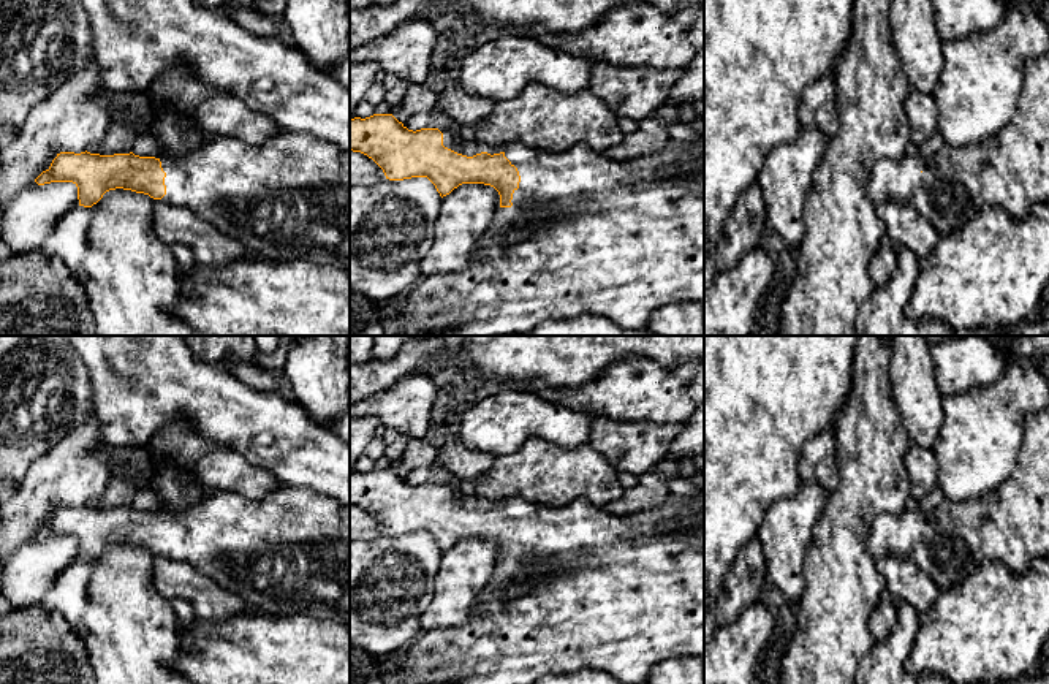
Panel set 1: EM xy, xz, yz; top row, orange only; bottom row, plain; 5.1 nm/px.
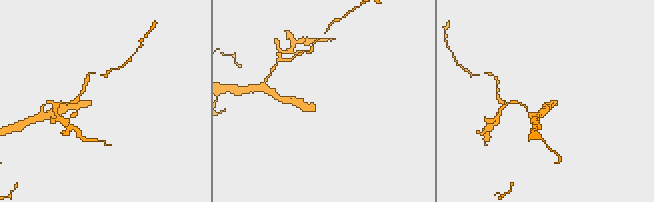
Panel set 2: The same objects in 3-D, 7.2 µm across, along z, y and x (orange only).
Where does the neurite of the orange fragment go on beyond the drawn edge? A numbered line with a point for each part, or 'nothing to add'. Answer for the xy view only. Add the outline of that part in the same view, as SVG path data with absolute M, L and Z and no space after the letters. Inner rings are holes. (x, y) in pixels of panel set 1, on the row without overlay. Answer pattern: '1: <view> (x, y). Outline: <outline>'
1: xy (288, 553). Outline: M280 483L258 500L234 491L214 491L160 516L166 527L166 549L161 554L188 564L229 594L239 595L252 610L275 616L310 614L350 625L350 505L310 488Z

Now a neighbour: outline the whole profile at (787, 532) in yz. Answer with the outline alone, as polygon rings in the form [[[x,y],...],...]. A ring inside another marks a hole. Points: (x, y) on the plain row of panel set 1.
[[[818,481],[802,483],[797,494],[769,507],[756,534],[766,557],[767,580],[796,602],[805,594],[807,557],[827,494]]]

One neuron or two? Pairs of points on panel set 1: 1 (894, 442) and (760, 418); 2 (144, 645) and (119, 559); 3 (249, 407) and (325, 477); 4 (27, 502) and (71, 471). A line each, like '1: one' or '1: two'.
1: two
2: one
3: one
4: one

